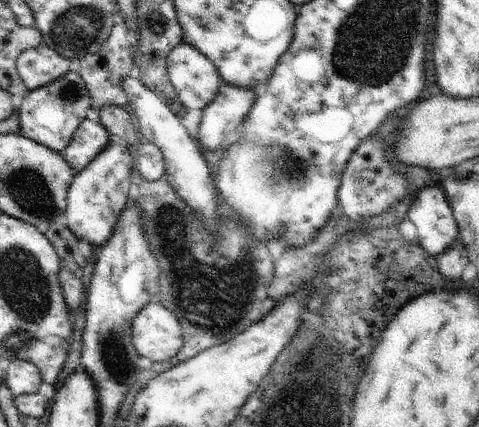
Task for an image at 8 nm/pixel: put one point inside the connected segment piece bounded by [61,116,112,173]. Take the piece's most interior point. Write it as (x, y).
(91, 137)

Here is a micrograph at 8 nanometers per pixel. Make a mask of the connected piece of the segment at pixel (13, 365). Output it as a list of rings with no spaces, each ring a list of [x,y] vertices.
[[[18,358],[5,363],[4,379],[15,397],[24,393],[38,393],[44,382],[39,368],[33,362]]]

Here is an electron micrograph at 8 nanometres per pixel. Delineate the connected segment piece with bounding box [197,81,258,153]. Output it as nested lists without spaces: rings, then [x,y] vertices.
[[[222,81],[214,100],[203,109],[197,134],[202,152],[218,150],[227,144],[257,98],[258,94],[250,88],[240,88]]]

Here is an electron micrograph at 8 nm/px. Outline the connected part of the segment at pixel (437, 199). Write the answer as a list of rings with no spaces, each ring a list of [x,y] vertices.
[[[420,185],[407,212],[418,230],[419,244],[434,258],[446,252],[459,234],[452,207],[441,191],[436,186]]]

